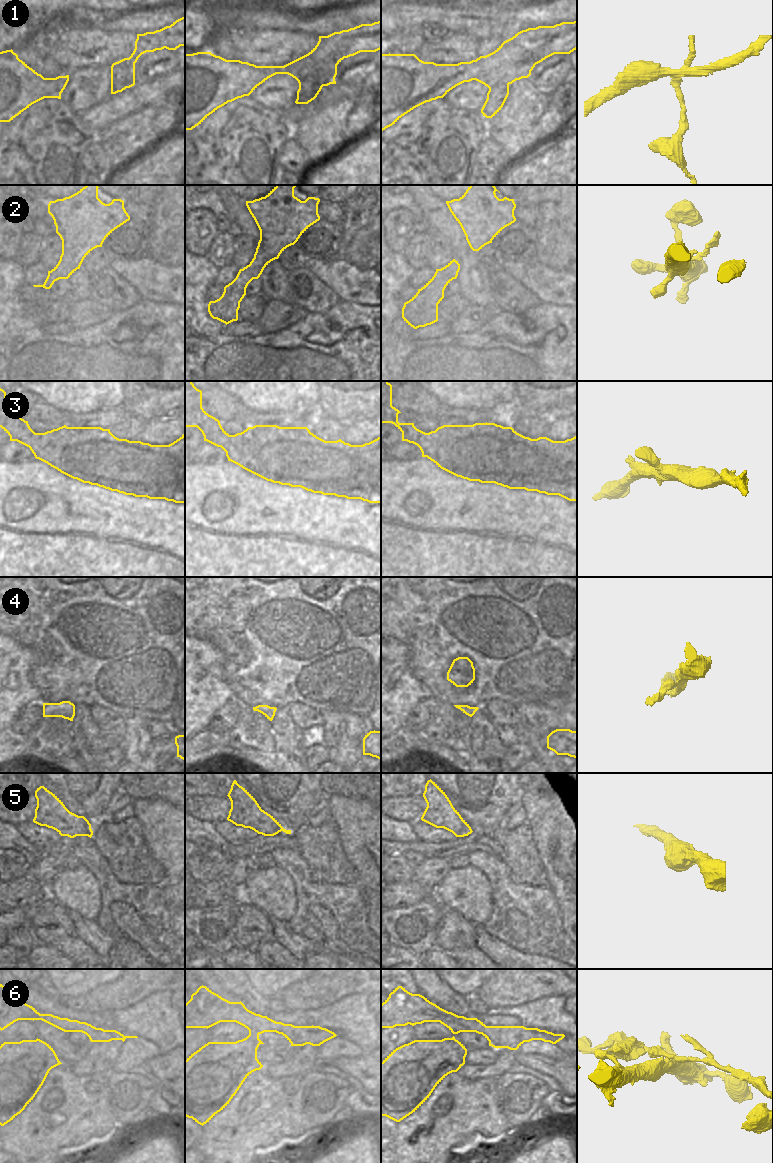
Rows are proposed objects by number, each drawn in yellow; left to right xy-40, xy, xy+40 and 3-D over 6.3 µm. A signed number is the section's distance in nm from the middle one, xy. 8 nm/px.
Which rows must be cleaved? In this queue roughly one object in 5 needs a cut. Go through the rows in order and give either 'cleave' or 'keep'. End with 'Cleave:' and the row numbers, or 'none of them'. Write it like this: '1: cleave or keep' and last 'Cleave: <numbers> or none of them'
1: cleave
2: keep
3: keep
4: keep
5: keep
6: cleave
Cleave: 1, 6

